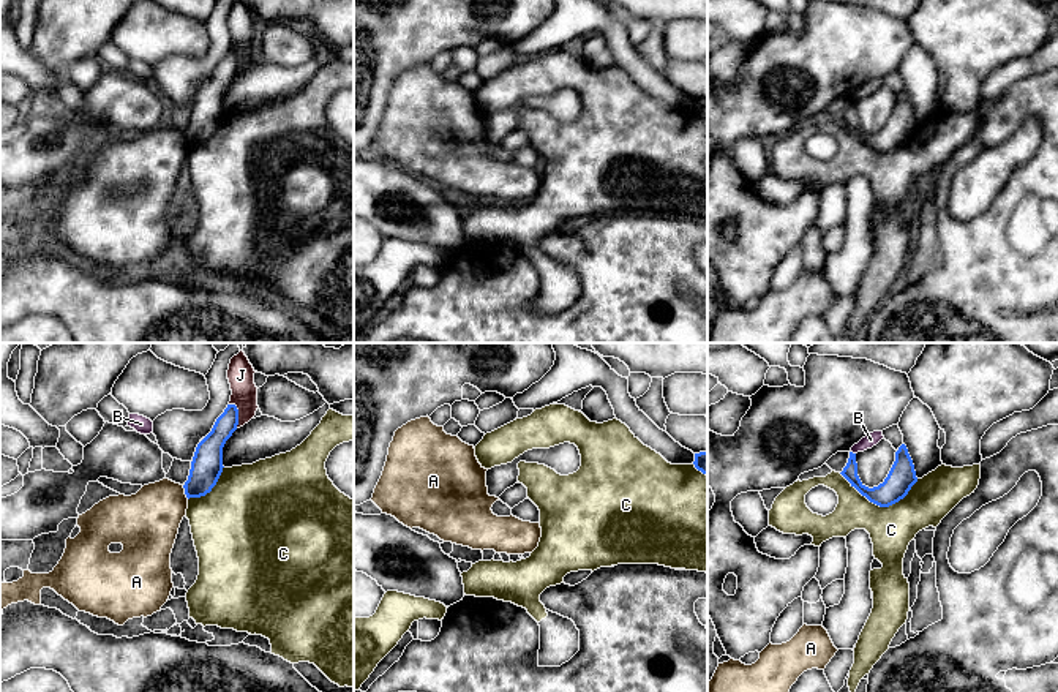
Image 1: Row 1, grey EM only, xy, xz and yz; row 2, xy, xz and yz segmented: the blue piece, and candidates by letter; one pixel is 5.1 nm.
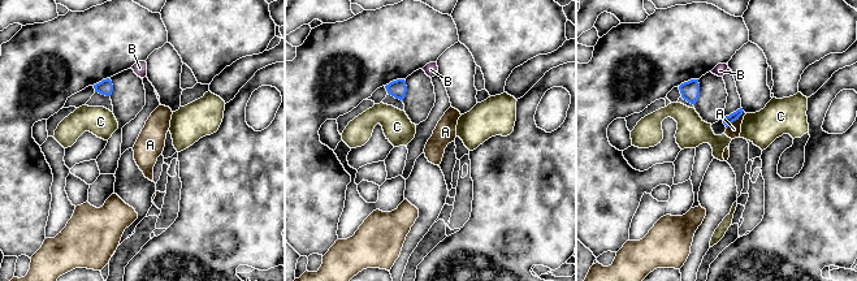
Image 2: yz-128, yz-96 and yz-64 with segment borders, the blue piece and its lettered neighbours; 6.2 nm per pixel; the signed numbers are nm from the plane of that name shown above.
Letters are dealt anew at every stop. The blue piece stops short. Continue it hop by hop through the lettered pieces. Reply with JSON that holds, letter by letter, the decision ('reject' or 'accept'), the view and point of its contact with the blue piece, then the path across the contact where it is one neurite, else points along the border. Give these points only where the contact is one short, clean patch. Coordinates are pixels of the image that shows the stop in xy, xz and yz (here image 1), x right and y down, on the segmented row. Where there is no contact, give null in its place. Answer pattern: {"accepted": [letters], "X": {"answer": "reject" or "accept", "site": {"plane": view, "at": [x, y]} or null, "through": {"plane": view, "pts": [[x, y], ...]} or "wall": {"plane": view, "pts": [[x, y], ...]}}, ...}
{"accepted": [], "A": {"answer": "reject", "site": {"plane": "xy", "at": [185, 492]}, "wall": {"plane": "xy", "pts": [[182, 485], [188, 498]]}}, "B": {"answer": "reject", "site": {"plane": "yz", "at": [851, 452]}, "wall": {"plane": "yz", "pts": [[850, 451], [855, 454]]}}, "C": {"answer": "reject", "site": {"plane": "yz", "at": [880, 506]}}, "J": {"answer": "reject", "site": {"plane": "xy", "at": [237, 414]}}}

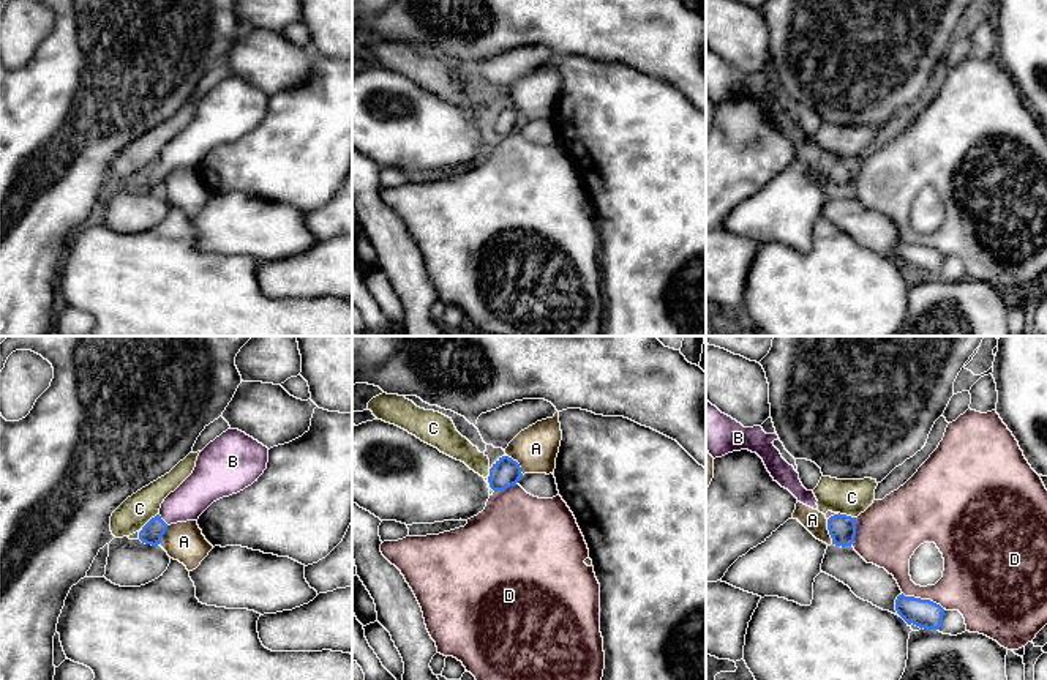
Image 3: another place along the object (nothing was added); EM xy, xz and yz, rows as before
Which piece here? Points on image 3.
{"accepted": ["B"], "A": {"answer": "reject", "site": {"plane": "yz", "at": [829, 532]}, "wall": {"plane": "yz", "pts": [[826, 519], [826, 529], [833, 543]]}}, "B": {"answer": "accept", "site": {"plane": "xy", "at": [161, 519]}, "through": {"plane": "xy", "pts": [[152, 532], [161, 519], [199, 489]]}}, "C": {"answer": "reject", "site": {"plane": "xy", "at": [147, 523]}, "wall": {"plane": "xy", "pts": [[157, 513], [141, 530]]}}, "D": {"answer": "reject", "site": {"plane": "yz", "at": [923, 600]}}}

